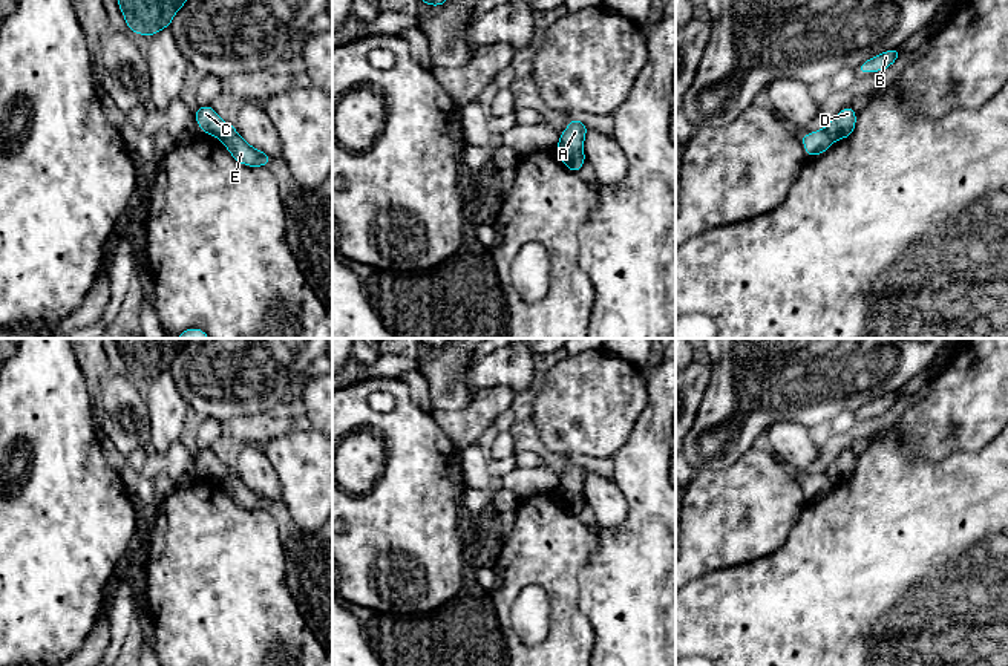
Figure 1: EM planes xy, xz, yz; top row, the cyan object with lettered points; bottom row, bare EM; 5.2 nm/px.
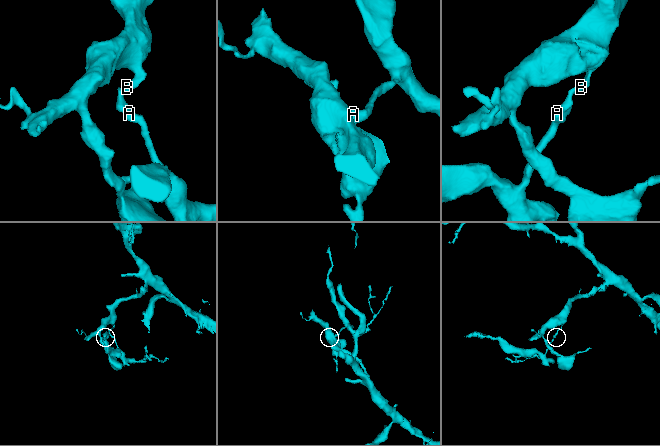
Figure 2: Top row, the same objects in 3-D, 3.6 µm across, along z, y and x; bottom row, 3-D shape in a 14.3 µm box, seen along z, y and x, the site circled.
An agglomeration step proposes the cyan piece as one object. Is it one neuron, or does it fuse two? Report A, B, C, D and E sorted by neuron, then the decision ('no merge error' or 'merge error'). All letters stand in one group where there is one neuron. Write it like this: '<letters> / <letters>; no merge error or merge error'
A E / B C D; merge error

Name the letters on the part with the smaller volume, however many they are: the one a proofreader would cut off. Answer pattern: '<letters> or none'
A, E

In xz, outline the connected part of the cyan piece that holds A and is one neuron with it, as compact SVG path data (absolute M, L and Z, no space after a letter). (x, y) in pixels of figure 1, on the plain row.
M573 459L567 472L559 478L559 487L573 495L584 495L587 473L588 468Z

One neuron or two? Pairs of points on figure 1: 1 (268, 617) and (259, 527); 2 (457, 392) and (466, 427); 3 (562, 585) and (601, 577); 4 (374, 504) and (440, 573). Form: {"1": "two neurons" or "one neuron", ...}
{"1": "one neuron", "2": "two neurons", "3": "two neurons", "4": "one neuron"}

